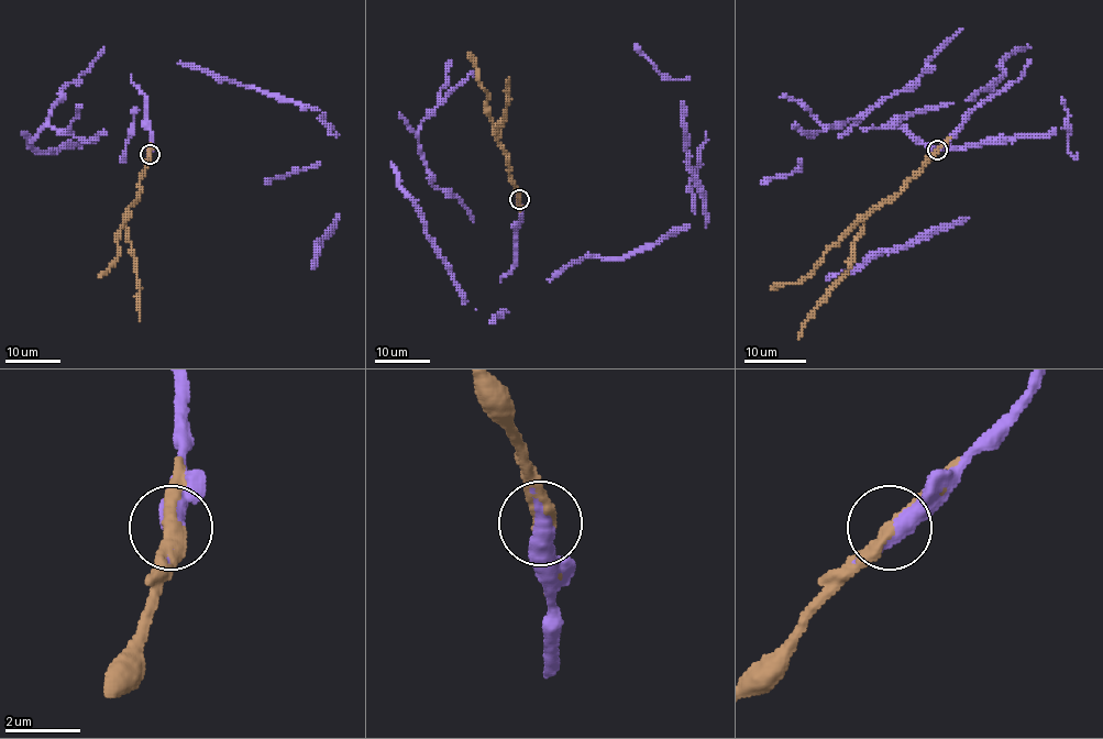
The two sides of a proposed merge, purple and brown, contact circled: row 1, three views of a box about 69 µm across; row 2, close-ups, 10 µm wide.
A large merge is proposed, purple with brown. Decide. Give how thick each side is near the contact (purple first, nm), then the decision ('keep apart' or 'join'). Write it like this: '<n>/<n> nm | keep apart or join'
400/280 nm | join

